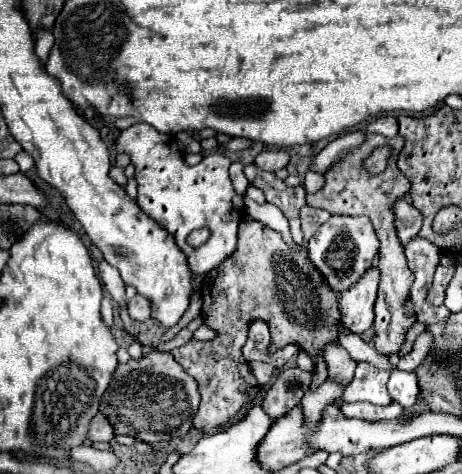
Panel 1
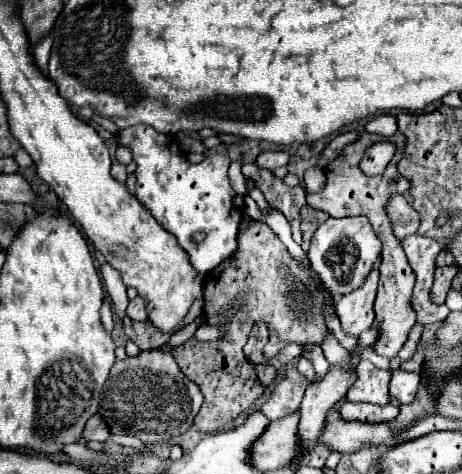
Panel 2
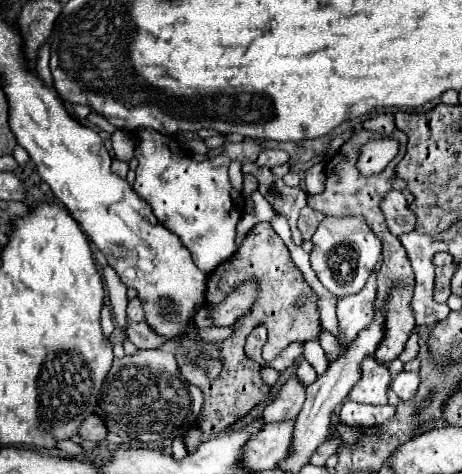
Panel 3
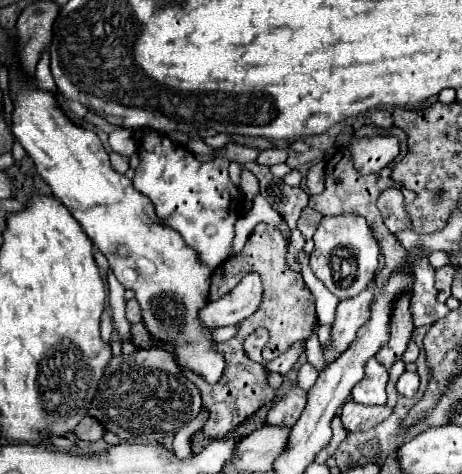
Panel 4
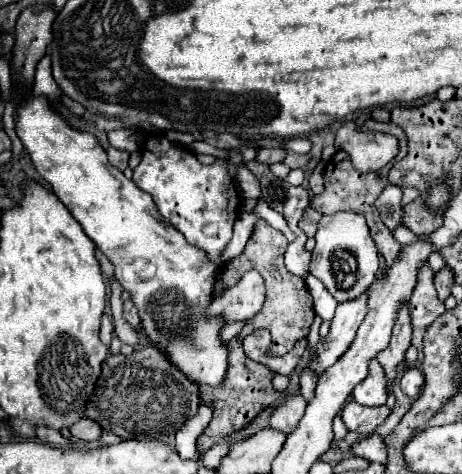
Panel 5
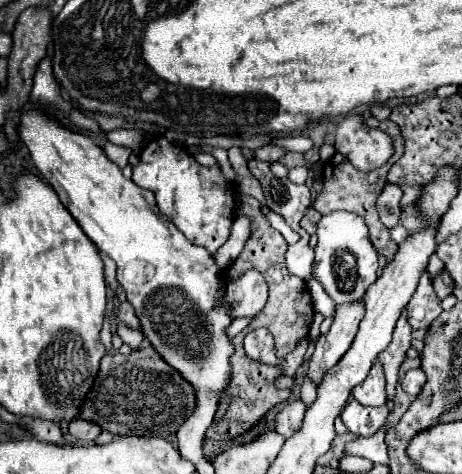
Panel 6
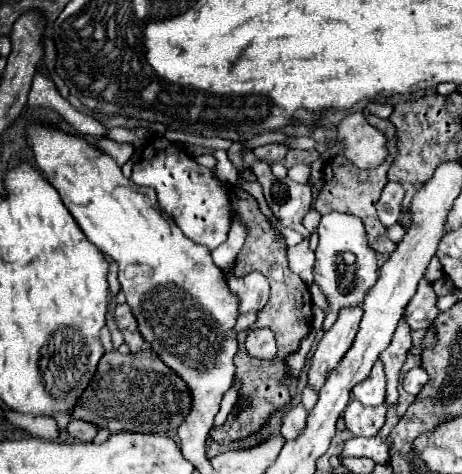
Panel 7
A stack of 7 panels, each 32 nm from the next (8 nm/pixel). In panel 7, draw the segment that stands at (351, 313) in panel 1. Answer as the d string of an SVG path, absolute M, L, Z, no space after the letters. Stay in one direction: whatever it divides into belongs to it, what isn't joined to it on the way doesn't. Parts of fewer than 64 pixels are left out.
M362 306L342 308L334 326L320 338L316 352L310 360L310 370L308 370L308 384L316 392L322 388L328 372L338 366L338 362L344 358L344 354L352 346L362 314L364 314Z

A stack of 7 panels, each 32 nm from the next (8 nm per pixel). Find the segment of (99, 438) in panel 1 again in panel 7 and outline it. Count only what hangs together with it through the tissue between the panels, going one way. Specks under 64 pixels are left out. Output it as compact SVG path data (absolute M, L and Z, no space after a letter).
M70 420L68 432L70 432L72 438L76 438L80 442L92 442L94 436L98 434L98 428L94 424L88 424L88 422L82 422L82 420Z

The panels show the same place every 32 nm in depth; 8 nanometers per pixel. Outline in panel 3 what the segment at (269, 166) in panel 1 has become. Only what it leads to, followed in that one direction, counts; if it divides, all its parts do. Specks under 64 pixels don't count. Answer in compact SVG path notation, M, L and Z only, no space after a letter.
M262 150L256 160L256 164L266 166L266 168L274 168L274 166L280 166L286 162L288 162L288 154L284 150Z

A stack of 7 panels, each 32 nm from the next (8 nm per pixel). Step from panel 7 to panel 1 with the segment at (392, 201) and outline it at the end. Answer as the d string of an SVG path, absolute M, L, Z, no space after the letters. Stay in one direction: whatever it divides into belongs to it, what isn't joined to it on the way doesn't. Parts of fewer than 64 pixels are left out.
M400 200L394 204L394 216L396 216L396 230L398 230L398 238L402 244L406 244L408 240L416 238L422 226L422 216L420 212L416 212L416 208L412 204L408 204L406 200Z

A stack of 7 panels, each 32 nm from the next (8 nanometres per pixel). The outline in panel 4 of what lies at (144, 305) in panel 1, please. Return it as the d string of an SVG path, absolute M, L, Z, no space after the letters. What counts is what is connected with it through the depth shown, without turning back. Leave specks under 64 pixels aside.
M128 300L126 302L126 318L130 324L136 324L136 322L142 322L142 312L140 312L140 306L136 304L136 300Z

